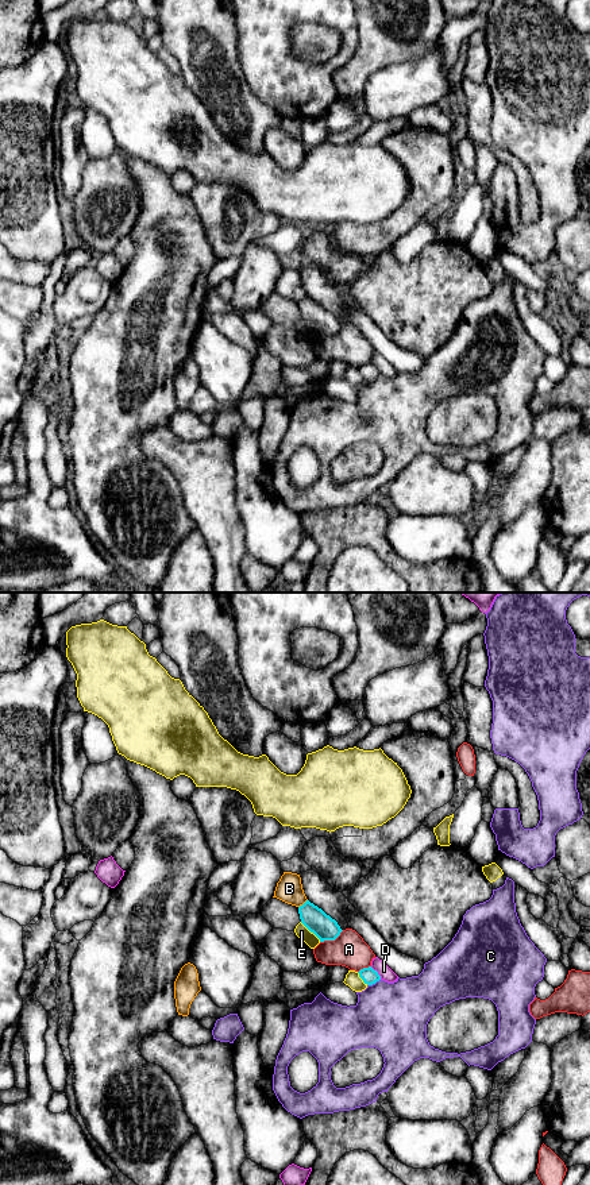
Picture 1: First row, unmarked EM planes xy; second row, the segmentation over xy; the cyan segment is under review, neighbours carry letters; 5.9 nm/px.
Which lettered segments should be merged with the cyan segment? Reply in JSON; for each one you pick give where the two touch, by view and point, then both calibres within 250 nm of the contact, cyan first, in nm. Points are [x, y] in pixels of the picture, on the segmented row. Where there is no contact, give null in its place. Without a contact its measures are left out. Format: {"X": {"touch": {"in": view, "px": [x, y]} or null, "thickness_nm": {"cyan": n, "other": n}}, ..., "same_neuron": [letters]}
{"same_neuron": []}

